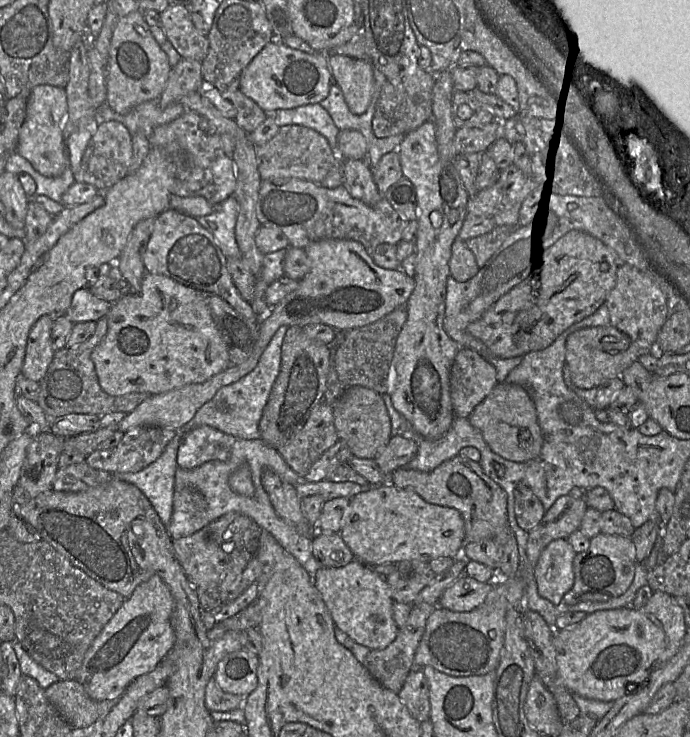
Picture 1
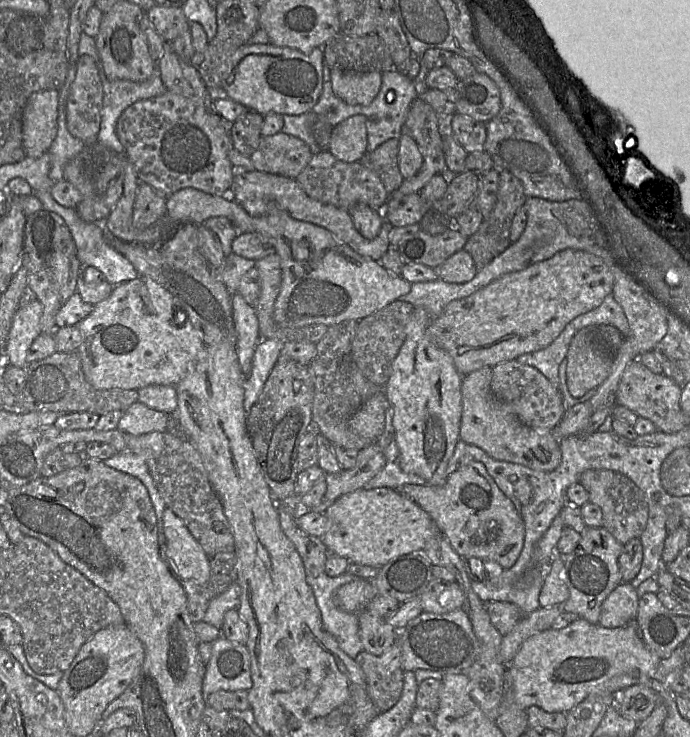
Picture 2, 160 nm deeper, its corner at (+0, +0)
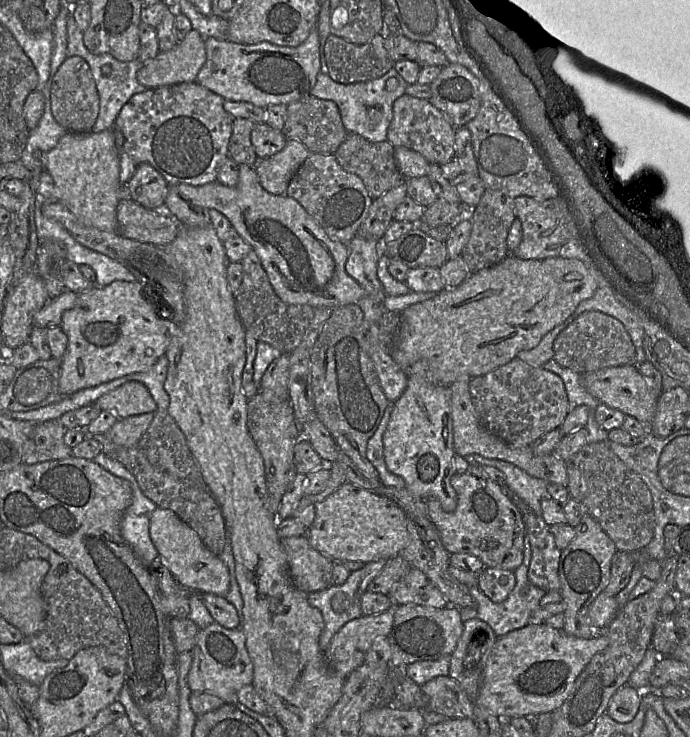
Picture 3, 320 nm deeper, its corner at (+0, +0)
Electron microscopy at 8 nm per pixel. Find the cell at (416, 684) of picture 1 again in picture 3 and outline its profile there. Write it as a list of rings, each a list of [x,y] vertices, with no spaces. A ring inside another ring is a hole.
[[[440,676],[420,686],[427,697],[427,709],[446,718],[475,720],[474,705],[459,684],[449,676]]]

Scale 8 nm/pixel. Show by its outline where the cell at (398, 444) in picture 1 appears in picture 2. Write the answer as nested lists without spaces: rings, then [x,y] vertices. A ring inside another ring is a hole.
[[[376,442],[371,443],[358,452],[353,468],[325,474],[326,492],[320,504],[310,511],[324,513],[342,495],[363,488],[383,469],[385,464],[386,459],[380,447],[376,445]]]

